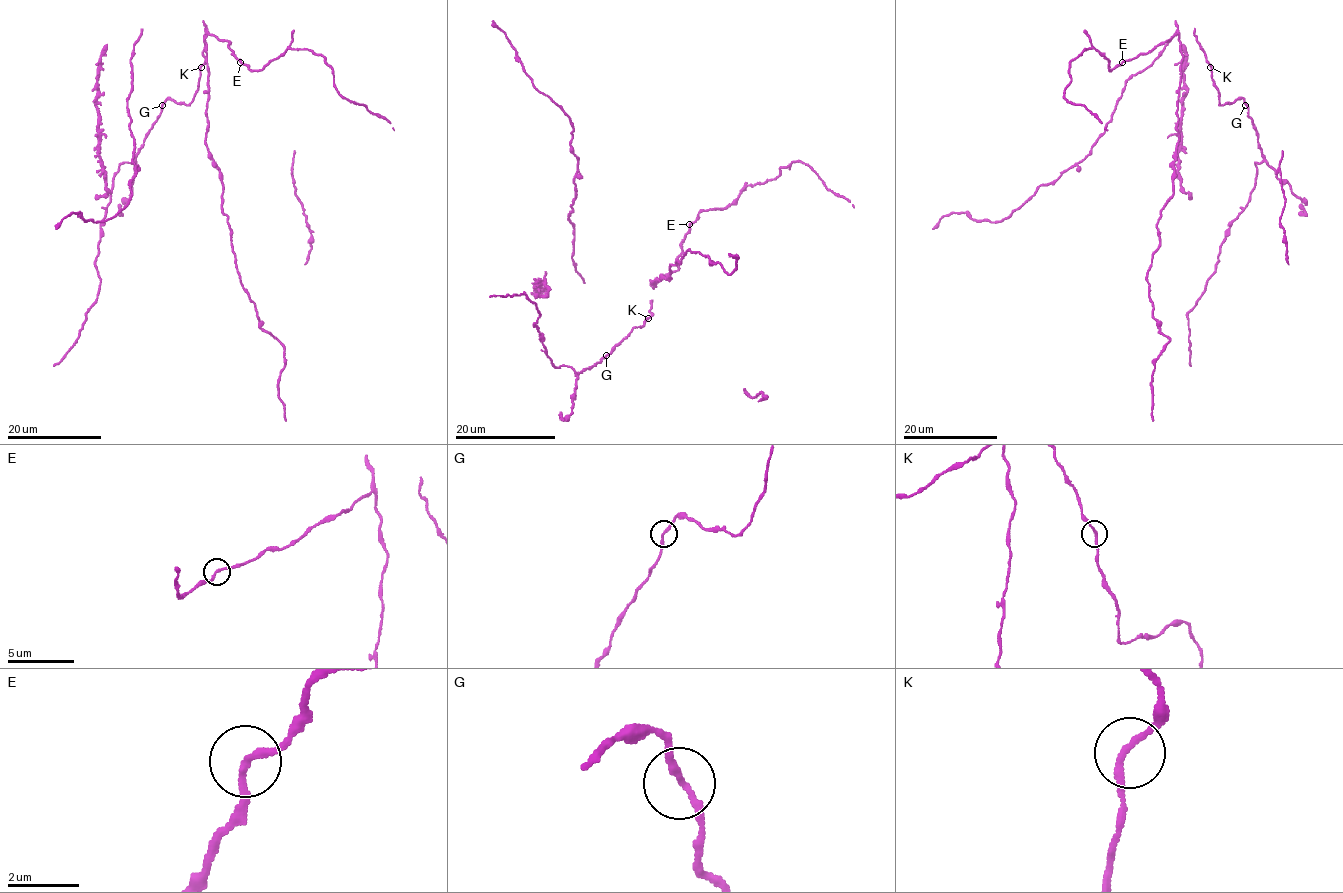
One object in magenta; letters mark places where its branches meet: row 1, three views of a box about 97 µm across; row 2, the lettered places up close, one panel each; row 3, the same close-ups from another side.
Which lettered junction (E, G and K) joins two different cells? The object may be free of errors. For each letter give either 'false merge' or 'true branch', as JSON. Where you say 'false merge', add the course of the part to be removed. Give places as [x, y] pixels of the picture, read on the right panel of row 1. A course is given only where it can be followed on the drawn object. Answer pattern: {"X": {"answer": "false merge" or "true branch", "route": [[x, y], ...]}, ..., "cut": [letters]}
{"E": {"answer": "true branch"}, "G": {"answer": "true branch"}, "K": {"answer": "true branch"}, "cut": []}

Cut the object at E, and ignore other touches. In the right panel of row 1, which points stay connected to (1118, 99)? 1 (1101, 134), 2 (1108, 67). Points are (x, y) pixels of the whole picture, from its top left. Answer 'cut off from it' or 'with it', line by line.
1: with it
2: cut off from it

